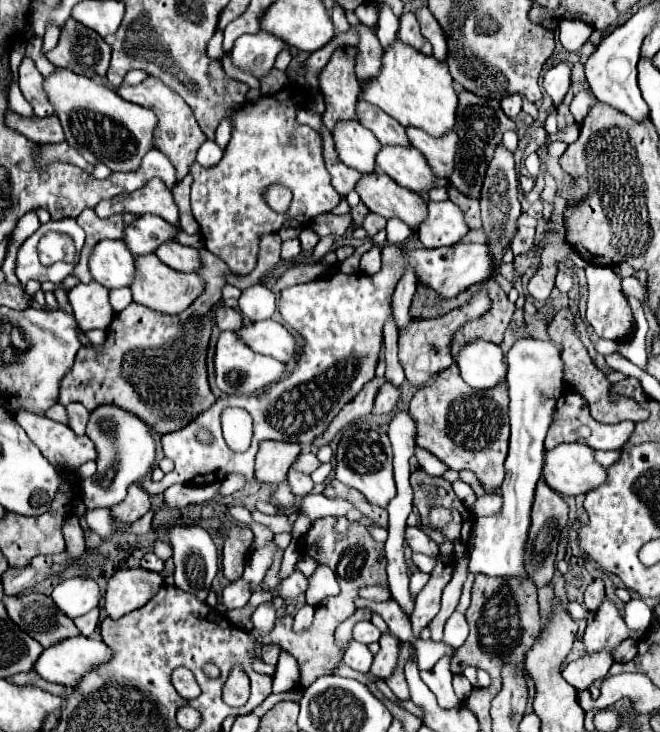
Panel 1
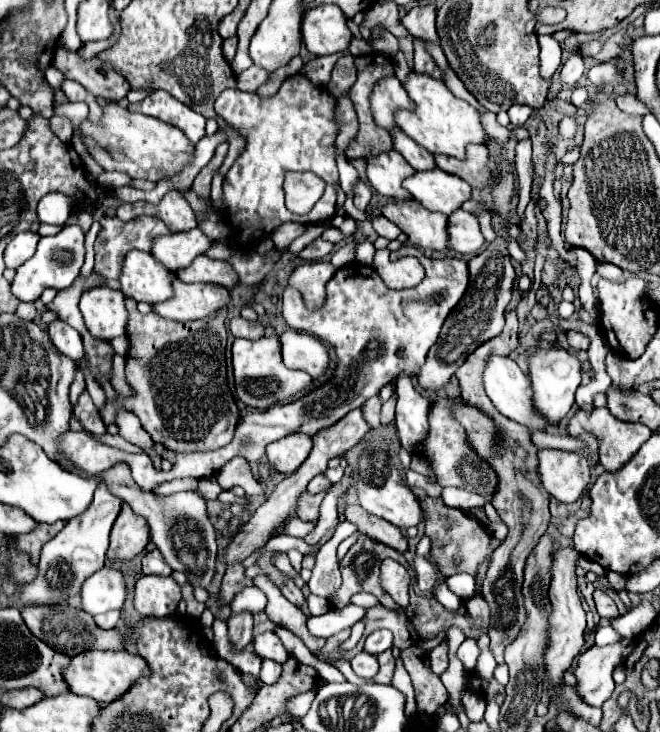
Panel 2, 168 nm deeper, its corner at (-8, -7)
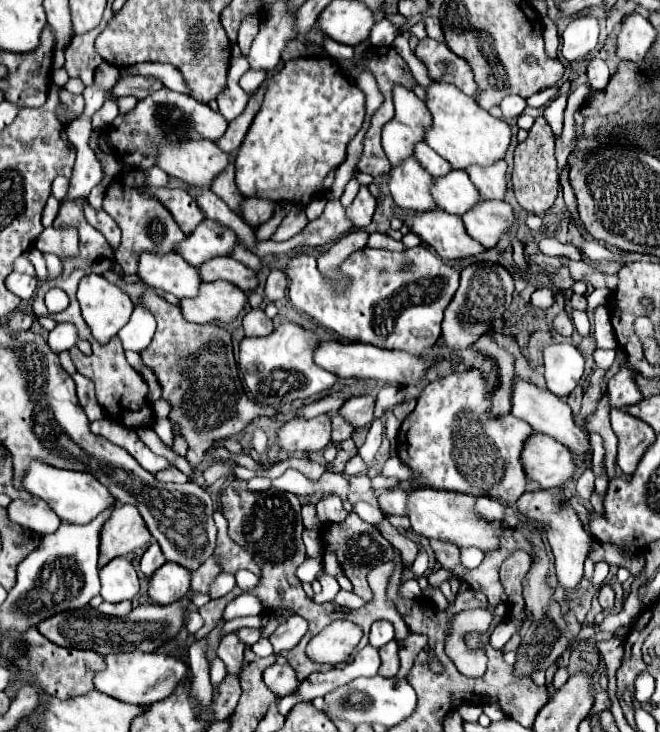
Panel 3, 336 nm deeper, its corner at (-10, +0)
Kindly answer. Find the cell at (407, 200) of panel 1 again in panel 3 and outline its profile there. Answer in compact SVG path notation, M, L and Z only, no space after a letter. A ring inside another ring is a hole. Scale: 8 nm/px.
M442 209L406 213L402 221L416 233L422 243L430 245L442 259L462 259L484 251L478 241L470 239L464 223L458 215L450 215Z

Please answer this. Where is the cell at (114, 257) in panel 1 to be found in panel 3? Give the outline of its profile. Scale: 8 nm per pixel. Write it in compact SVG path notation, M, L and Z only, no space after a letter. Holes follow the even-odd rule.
M142 253L136 275L148 287L162 289L166 293L176 295L178 299L194 297L200 285L200 275L196 267L186 263L176 253L166 253L166 255Z

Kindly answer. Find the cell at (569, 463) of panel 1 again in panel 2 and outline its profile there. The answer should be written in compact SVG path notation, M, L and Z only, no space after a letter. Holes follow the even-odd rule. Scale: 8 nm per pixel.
M538 450L538 474L546 492L560 502L576 502L590 482L588 462L566 450Z

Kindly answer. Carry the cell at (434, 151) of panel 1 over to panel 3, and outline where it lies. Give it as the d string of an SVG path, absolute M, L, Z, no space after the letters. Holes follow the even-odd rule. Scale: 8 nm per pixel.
M496 161L494 165L488 165L488 167L470 165L466 167L466 173L482 197L498 199L498 201L504 199L504 191L506 191L506 163L504 161Z

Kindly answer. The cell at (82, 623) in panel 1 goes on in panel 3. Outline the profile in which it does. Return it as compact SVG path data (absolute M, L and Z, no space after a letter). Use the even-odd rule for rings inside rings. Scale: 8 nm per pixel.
M120 601L120 603L102 603L100 607L98 607L104 615L110 615L110 617L124 617L126 613L130 613L130 609L132 609L132 603L130 601Z

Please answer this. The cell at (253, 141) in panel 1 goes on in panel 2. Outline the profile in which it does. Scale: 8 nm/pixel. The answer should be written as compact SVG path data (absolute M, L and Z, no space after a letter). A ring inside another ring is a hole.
M294 74L286 78L280 86L280 90L270 96L262 98L258 94L250 92L240 92L240 90L224 90L222 96L216 100L216 114L224 118L230 126L234 126L238 132L244 134L246 138L246 150L244 154L238 156L234 166L228 170L224 178L224 202L226 202L226 212L230 218L230 226L234 236L238 238L240 244L246 244L252 238L260 238L262 234L270 234L276 230L276 224L288 222L288 220L300 220L300 224L310 224L310 222L324 222L330 220L336 212L336 190L334 184L338 182L338 168L336 168L336 134L338 134L338 122L334 120L336 114L336 98L326 90L314 86L304 74ZM296 170L296 172L314 172L326 182L326 190L322 198L314 204L314 208L308 212L308 216L296 216L284 206L284 172Z

